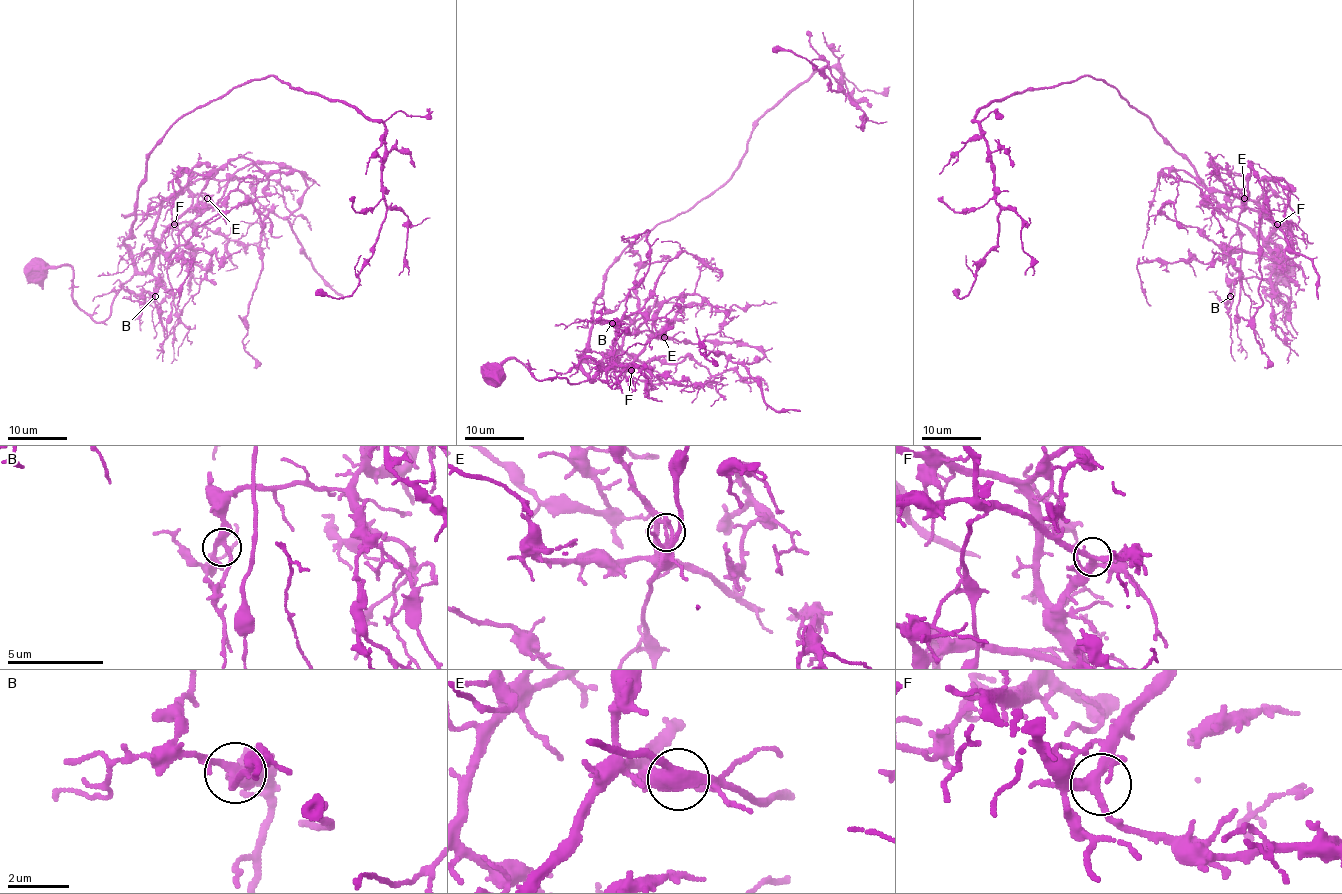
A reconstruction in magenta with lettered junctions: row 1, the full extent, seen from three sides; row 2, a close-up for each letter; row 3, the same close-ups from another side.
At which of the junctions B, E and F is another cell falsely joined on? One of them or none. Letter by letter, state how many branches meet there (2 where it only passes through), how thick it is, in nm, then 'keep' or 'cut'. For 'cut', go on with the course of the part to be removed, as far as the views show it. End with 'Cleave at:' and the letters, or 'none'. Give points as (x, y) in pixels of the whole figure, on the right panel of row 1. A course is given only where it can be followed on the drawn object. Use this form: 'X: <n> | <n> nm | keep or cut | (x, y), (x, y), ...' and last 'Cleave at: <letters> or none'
B: 4 | 280 nm | keep
E: 4 | 180 nm | cut | (1245, 199), (1249, 163), (1270, 216), (1259, 224), (1262, 302), (1253, 317), (1264, 367)
F: 4 | 280 nm | keep
Cleave at: E

